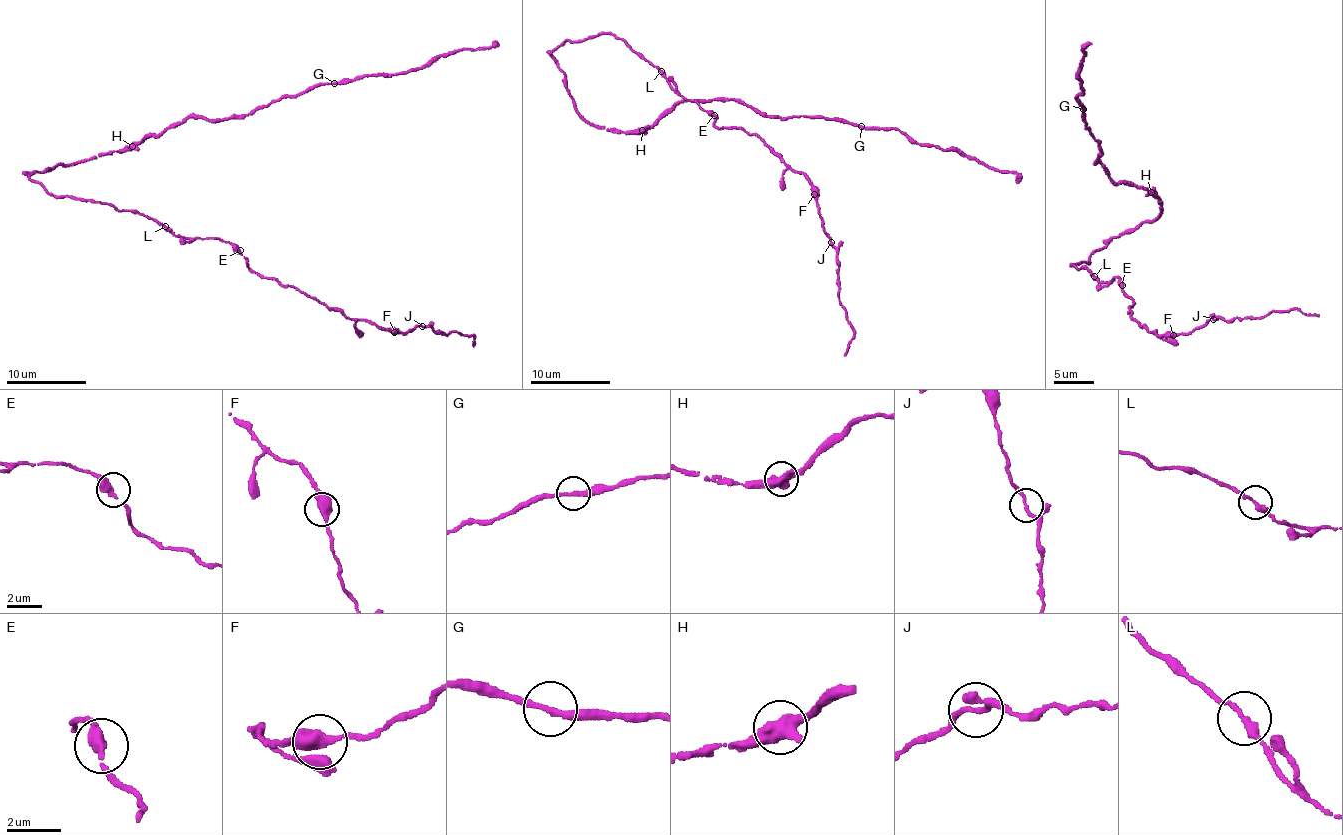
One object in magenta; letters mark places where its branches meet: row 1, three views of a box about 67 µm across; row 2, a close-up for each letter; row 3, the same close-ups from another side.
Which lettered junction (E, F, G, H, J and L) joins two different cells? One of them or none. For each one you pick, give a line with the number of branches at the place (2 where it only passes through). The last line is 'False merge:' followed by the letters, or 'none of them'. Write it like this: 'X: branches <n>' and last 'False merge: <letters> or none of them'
H: branches 2
False merge: H

